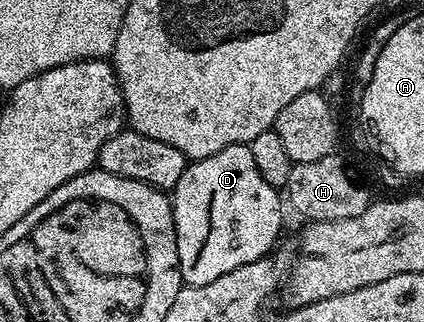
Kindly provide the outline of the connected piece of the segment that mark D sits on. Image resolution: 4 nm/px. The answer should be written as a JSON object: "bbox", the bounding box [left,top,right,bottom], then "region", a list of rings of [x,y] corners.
{"bbox":[171,144,283,285],"region":[[[246,144],[227,145],[227,149],[211,153],[211,157],[192,160],[171,192],[182,284],[207,285],[223,277],[223,273],[239,269],[239,265],[266,258],[281,235],[283,199],[277,195],[280,195],[278,188],[263,181],[255,157],[251,157],[251,149]]]}

